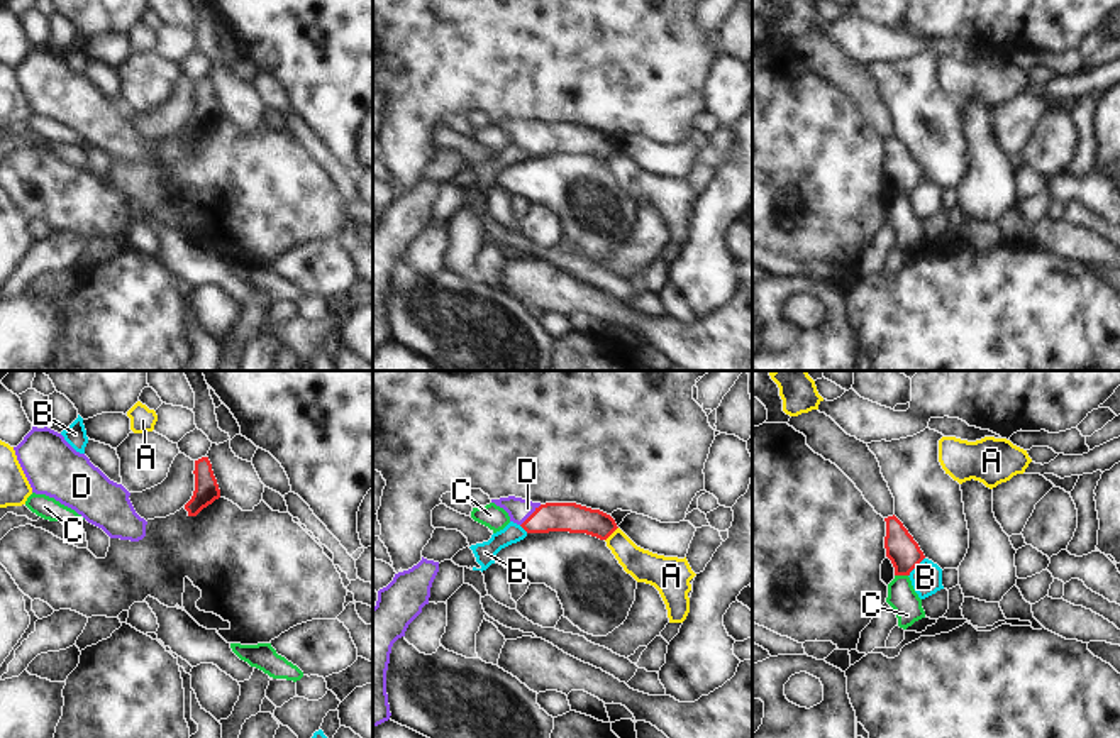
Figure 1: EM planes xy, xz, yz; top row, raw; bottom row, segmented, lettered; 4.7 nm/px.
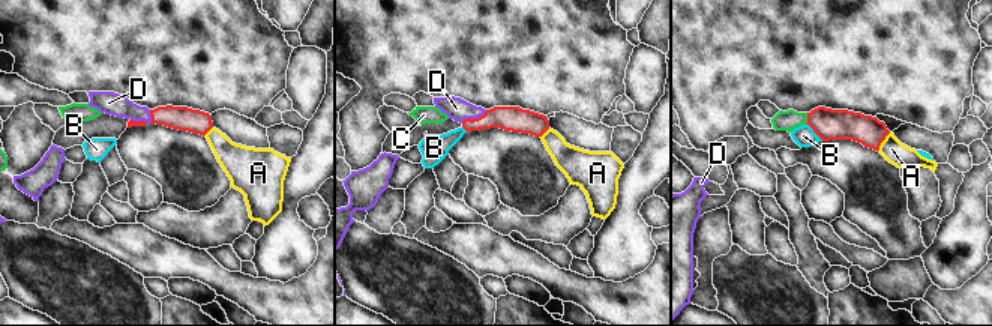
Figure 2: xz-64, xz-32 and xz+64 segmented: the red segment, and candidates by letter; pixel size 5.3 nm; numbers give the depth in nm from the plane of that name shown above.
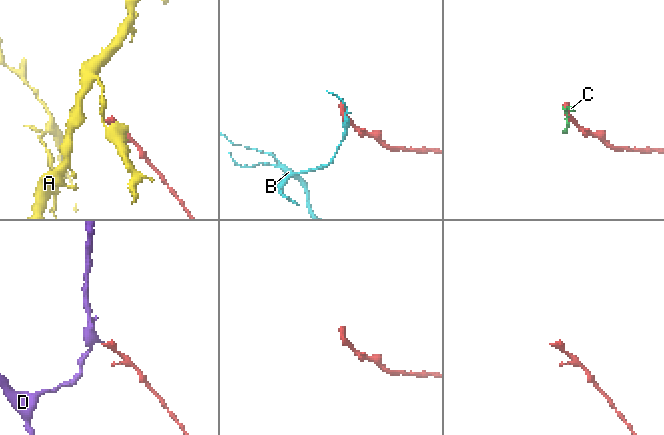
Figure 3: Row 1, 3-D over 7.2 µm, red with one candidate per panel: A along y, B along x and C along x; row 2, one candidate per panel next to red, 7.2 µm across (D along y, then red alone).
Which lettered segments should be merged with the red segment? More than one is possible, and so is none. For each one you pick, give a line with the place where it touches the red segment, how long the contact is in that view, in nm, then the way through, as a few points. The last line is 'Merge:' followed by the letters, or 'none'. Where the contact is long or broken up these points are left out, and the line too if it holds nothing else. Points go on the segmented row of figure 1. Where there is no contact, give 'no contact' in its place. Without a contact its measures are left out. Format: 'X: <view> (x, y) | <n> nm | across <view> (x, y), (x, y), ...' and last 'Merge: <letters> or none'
D: xz (531, 515) | 140 nm | across xz (553, 517), (531, 515), (519, 510)
Merge: D

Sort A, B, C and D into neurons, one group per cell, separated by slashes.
A / B / C / D

